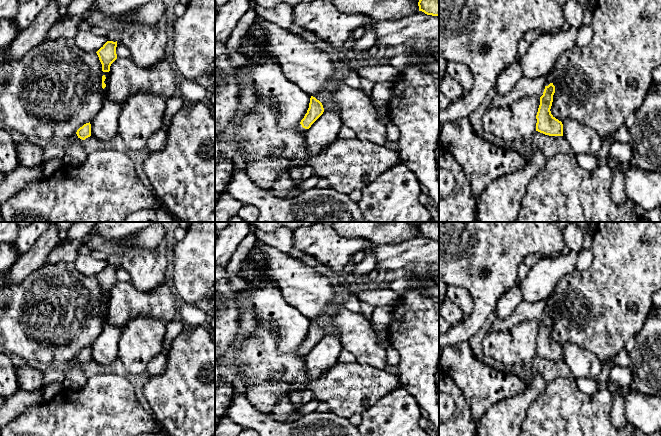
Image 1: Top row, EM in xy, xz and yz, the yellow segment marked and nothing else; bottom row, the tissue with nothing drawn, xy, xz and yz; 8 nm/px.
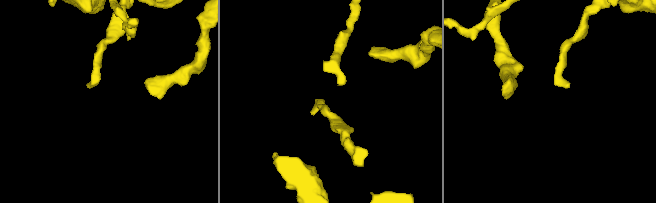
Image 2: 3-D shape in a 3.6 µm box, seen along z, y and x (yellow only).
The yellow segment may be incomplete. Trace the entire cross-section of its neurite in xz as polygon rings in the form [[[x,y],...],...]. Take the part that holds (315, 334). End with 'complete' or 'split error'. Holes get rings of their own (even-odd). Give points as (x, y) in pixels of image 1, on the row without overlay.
[[[311,320],[309,332],[304,342],[297,351],[298,356],[305,357],[311,349],[323,338],[324,332],[322,327],[315,321]]]; split error

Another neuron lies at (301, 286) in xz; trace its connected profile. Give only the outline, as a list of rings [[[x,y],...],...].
[[[257,240],[253,248],[265,254],[265,268],[254,270],[244,261],[239,277],[255,279],[260,287],[270,281],[289,305],[310,320],[328,315],[330,307],[339,300],[339,289],[327,277],[261,241]]]

